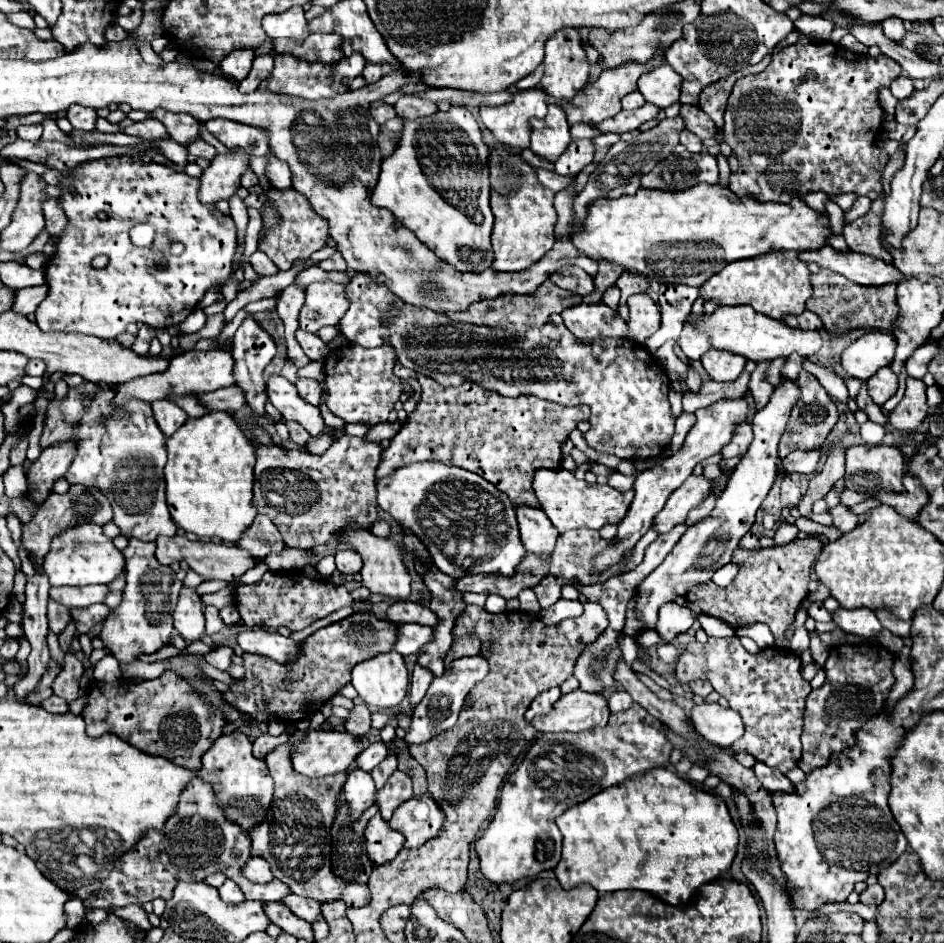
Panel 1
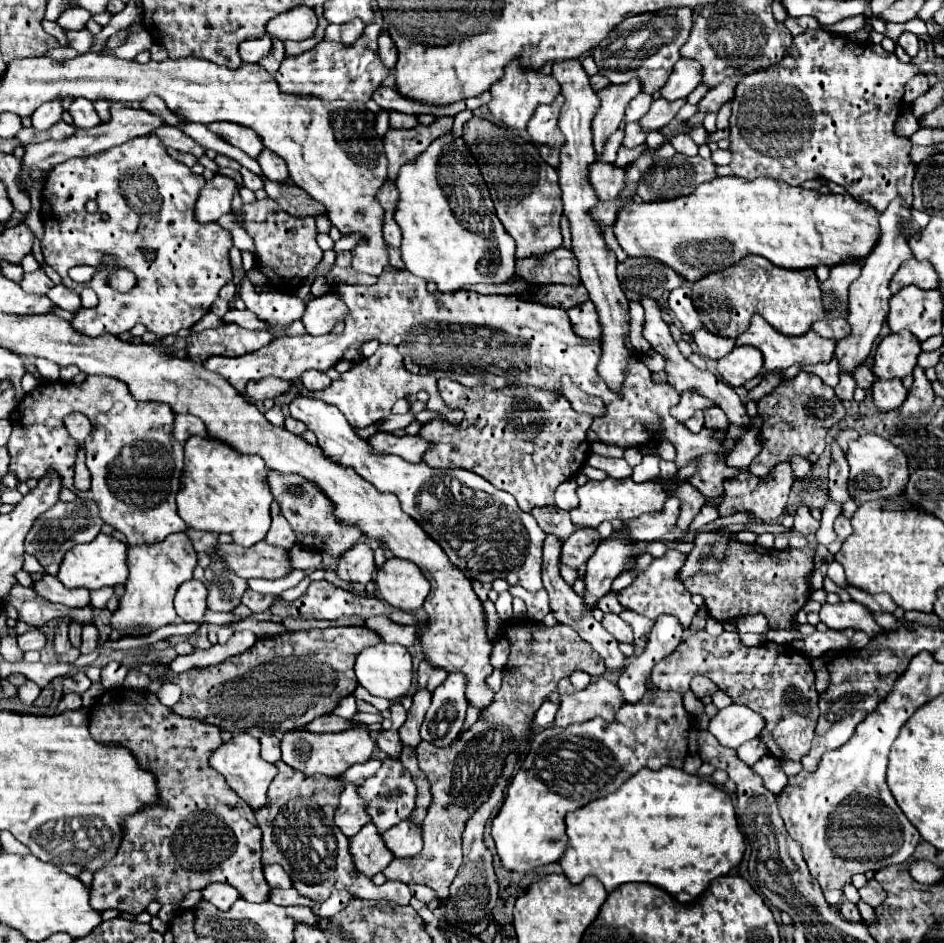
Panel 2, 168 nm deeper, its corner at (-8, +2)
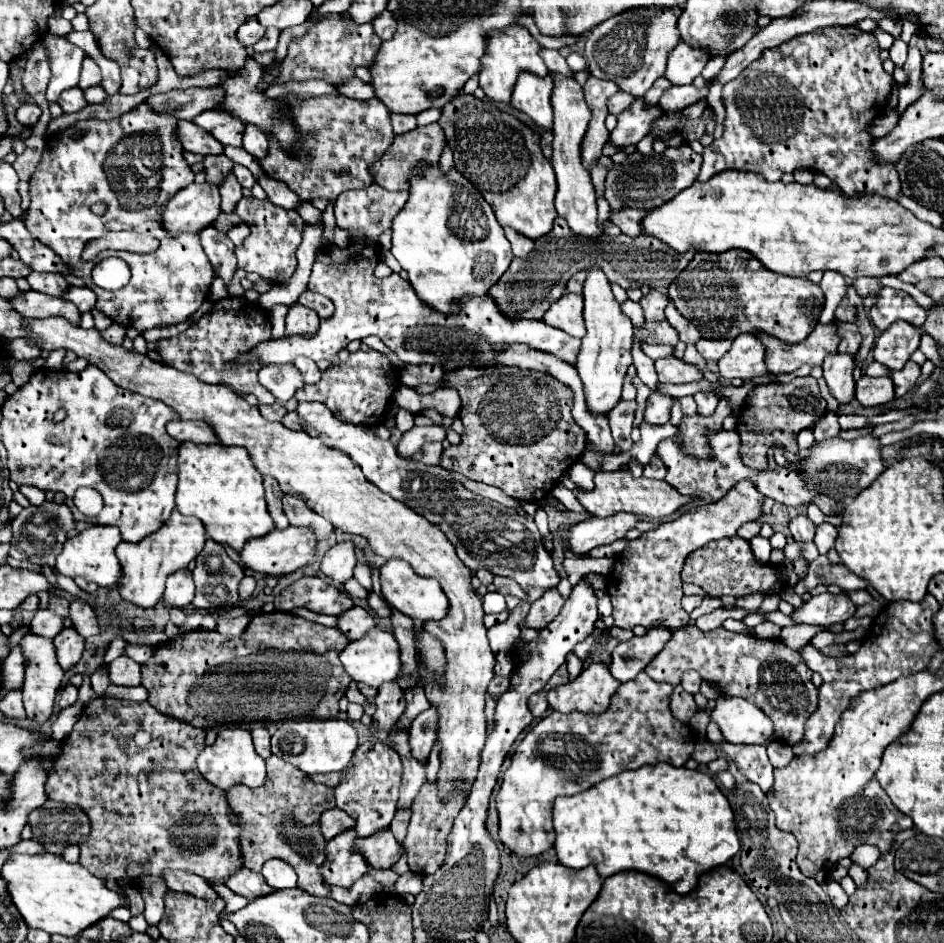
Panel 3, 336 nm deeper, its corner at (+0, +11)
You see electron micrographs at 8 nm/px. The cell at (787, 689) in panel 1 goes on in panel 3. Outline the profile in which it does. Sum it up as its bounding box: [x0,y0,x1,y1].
[646,625,818,745]

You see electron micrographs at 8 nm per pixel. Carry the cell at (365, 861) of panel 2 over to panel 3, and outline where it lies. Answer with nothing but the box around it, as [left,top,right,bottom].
[320,829,368,889]

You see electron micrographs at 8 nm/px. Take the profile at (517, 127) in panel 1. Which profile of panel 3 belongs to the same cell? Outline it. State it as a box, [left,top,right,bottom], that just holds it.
[480,25,548,105]

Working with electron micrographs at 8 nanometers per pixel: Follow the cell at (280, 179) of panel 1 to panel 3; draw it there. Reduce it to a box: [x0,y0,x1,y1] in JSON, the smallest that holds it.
[244,123,268,159]

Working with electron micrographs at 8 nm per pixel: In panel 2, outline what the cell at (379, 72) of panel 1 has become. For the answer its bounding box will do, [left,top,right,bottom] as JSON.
[378,32,398,68]

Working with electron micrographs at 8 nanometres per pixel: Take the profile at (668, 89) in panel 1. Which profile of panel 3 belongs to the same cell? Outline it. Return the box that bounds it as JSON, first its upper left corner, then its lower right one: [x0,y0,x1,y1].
[666,41,710,85]

